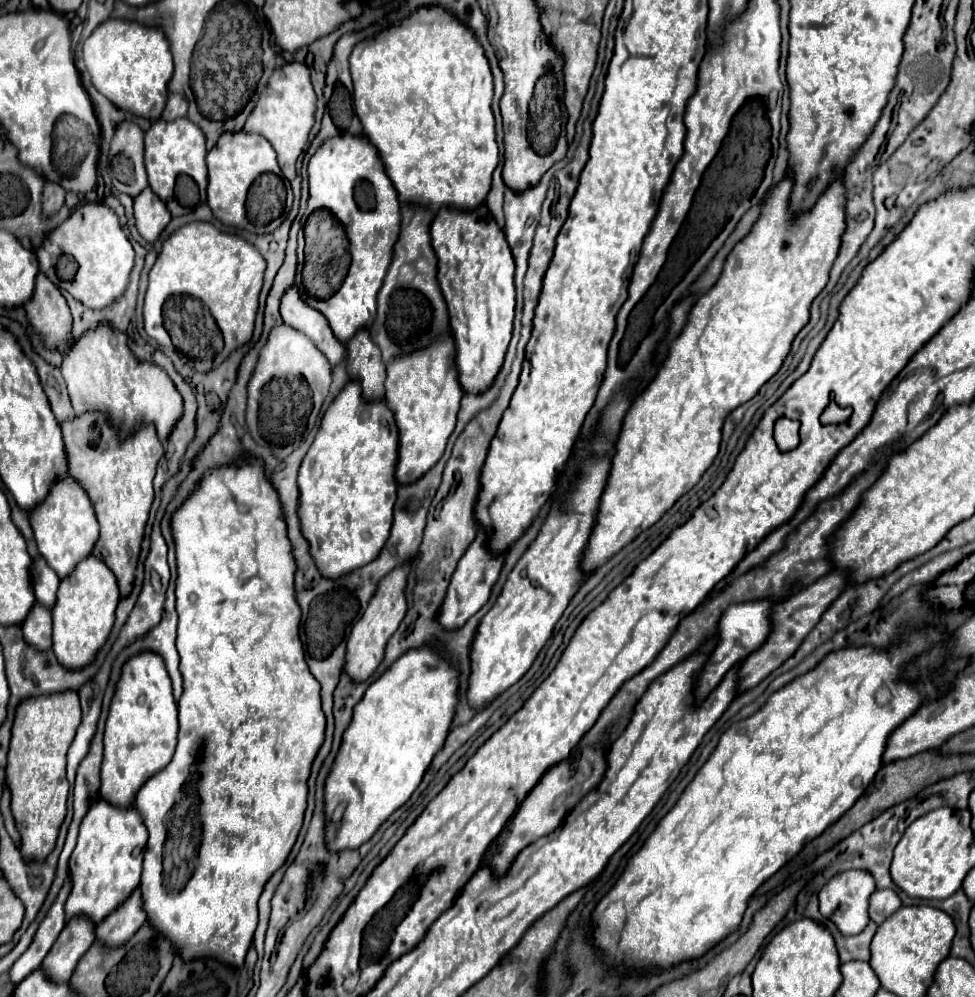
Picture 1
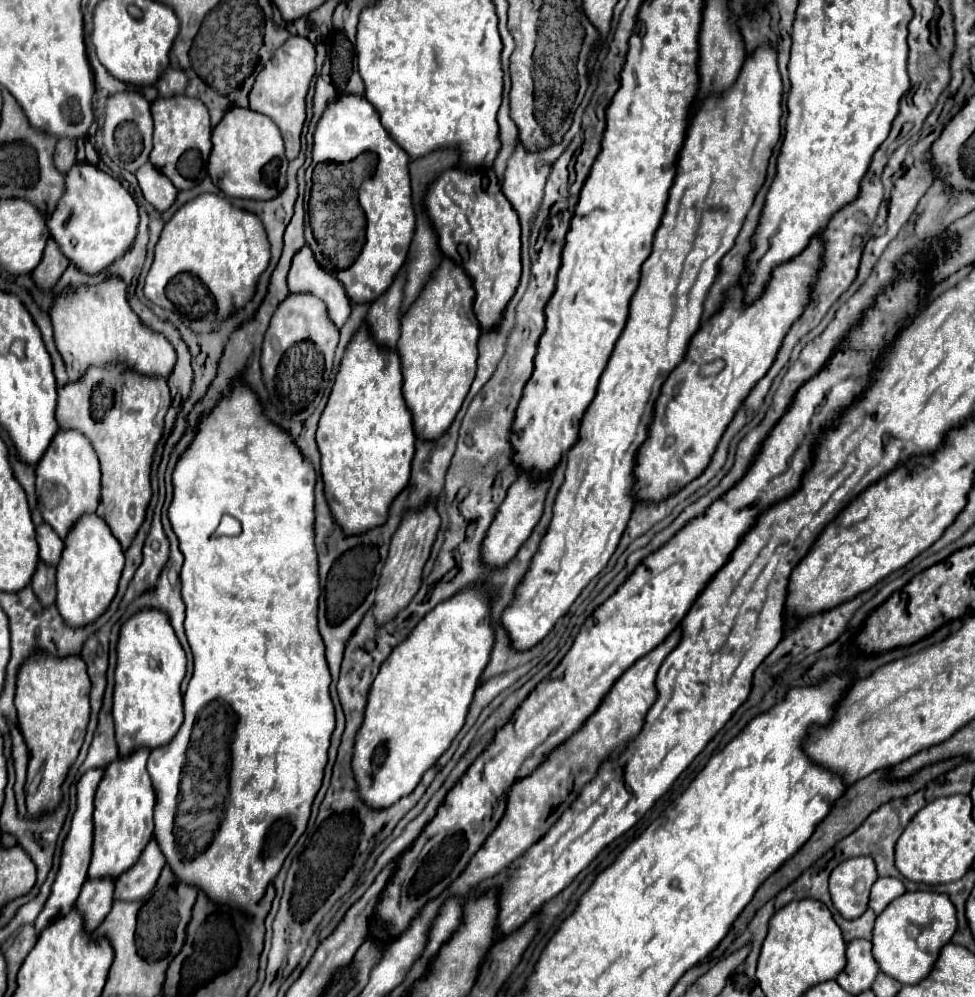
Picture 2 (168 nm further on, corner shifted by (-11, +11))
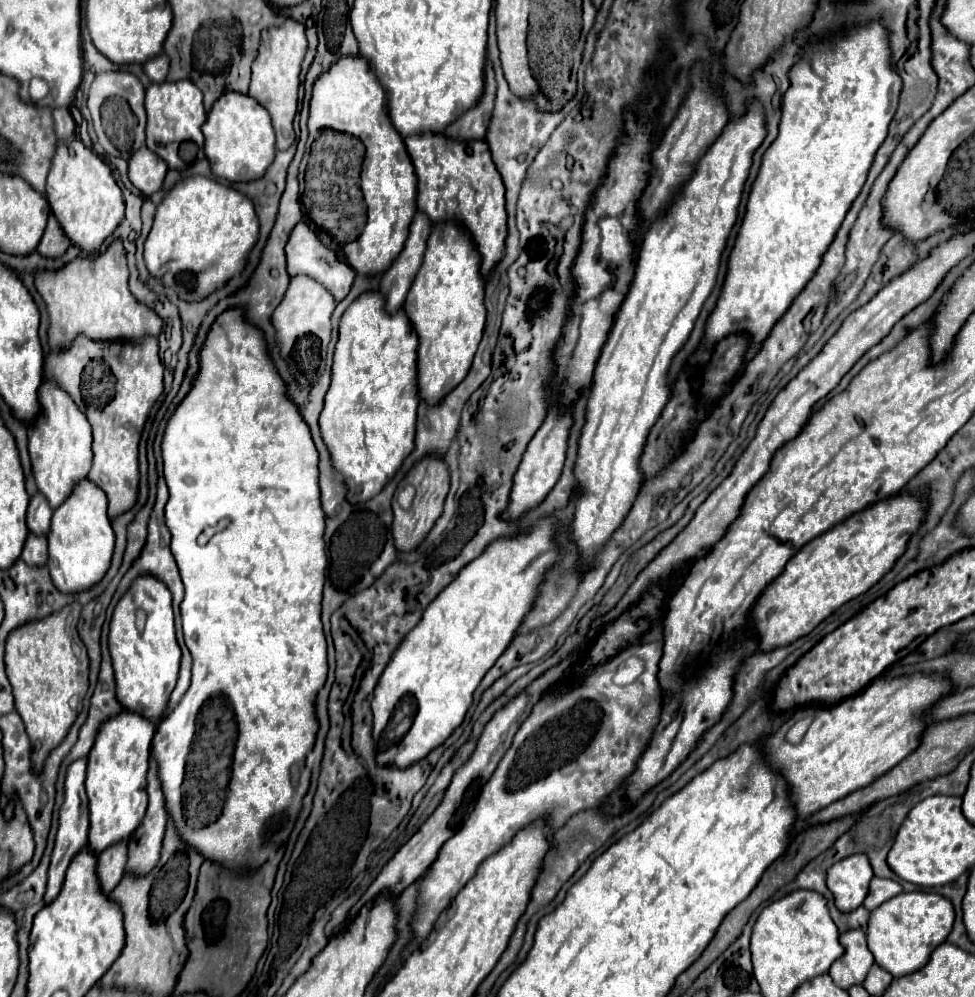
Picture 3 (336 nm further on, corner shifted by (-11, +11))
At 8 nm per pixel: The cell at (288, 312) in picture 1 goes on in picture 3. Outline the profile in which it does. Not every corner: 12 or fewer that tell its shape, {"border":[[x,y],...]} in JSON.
{"border":[[307,222],[295,224],[285,254],[289,276],[319,280],[343,300],[355,270]]}

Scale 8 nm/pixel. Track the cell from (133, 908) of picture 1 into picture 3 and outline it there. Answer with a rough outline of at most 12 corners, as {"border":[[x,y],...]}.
{"border":[[149,758],[149,806],[129,840],[127,870],[149,872],[165,834],[165,798]]}

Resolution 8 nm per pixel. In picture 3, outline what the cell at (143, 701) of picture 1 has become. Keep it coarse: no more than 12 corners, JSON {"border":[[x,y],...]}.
{"border":[[139,576],[109,626],[117,698],[151,722],[177,682],[171,592]]}

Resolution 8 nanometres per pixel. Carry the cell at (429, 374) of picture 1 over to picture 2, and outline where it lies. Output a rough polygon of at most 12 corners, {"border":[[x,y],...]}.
{"border":[[443,268],[401,320],[415,436],[447,432],[475,378],[467,274]]}

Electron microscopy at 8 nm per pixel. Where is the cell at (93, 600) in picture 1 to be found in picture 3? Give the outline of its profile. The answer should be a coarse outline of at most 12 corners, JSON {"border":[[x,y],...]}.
{"border":[[79,480],[53,510],[49,572],[61,592],[99,582],[113,556],[107,496]]}

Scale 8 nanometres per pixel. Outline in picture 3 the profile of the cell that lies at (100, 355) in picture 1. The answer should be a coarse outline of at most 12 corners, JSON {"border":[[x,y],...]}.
{"border":[[121,240],[37,270],[49,346],[159,336]]}

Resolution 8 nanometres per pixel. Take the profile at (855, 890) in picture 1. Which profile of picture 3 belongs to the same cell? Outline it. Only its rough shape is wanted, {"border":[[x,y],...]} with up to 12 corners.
{"border":[[865,854],[827,870],[825,882],[841,912],[863,904],[873,870]]}

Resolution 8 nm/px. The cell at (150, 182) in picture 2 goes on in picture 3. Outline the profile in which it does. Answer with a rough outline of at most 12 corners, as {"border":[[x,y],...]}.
{"border":[[145,146],[129,158],[129,180],[143,194],[163,184],[167,162]]}

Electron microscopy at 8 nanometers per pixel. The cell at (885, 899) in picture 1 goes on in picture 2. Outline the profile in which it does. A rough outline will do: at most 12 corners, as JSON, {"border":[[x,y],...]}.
{"border":[[879,878],[869,908],[881,914],[907,890],[899,878]]}

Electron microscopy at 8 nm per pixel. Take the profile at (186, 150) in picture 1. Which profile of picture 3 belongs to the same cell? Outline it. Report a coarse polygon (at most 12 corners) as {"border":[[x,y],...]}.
{"border":[[191,80],[149,84],[147,148],[185,168],[203,142],[203,94]]}

